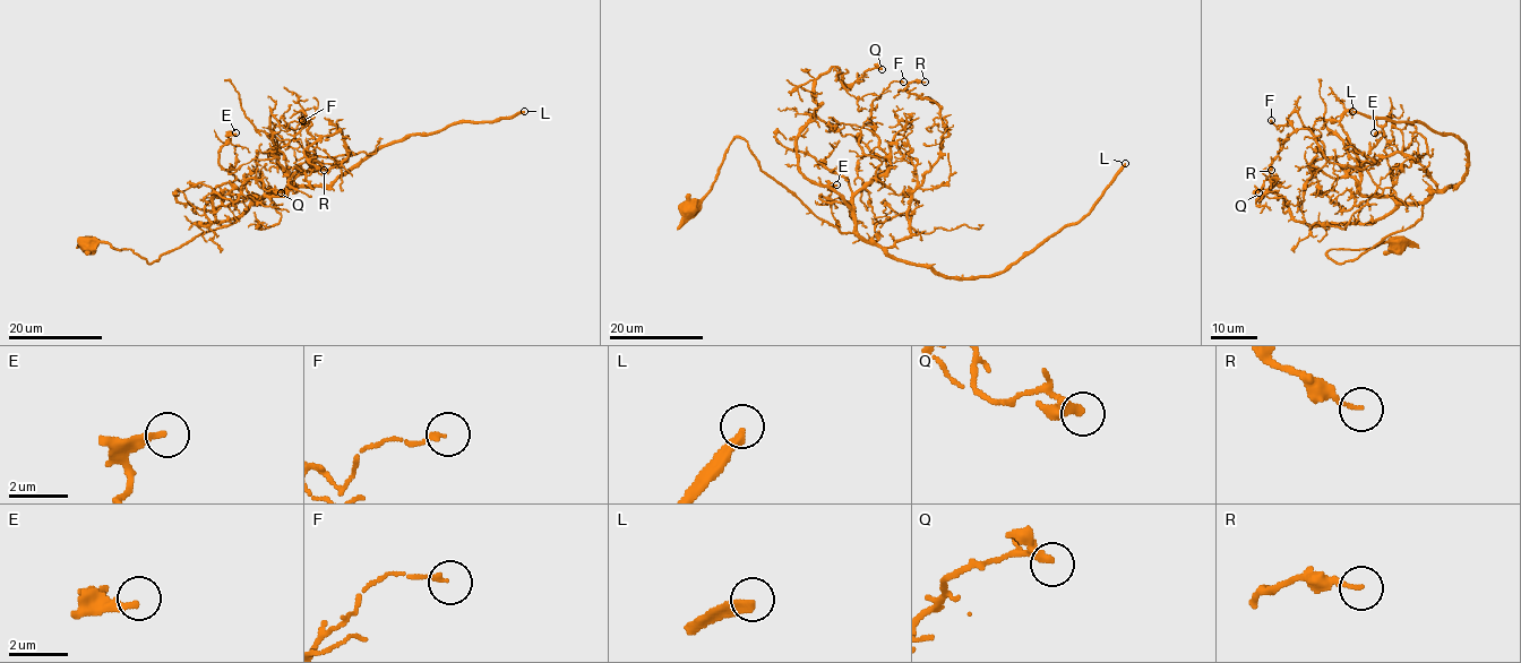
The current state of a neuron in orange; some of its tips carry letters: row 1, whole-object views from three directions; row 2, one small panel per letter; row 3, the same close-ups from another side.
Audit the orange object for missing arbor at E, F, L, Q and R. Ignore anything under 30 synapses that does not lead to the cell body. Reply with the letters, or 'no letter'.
L

